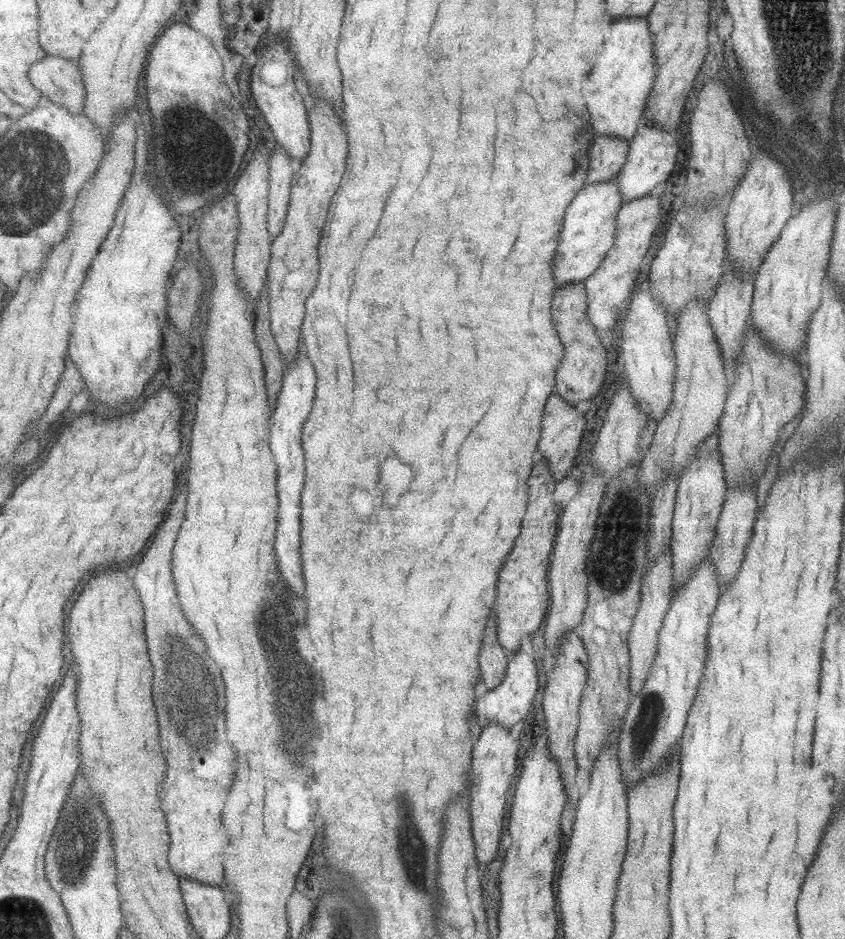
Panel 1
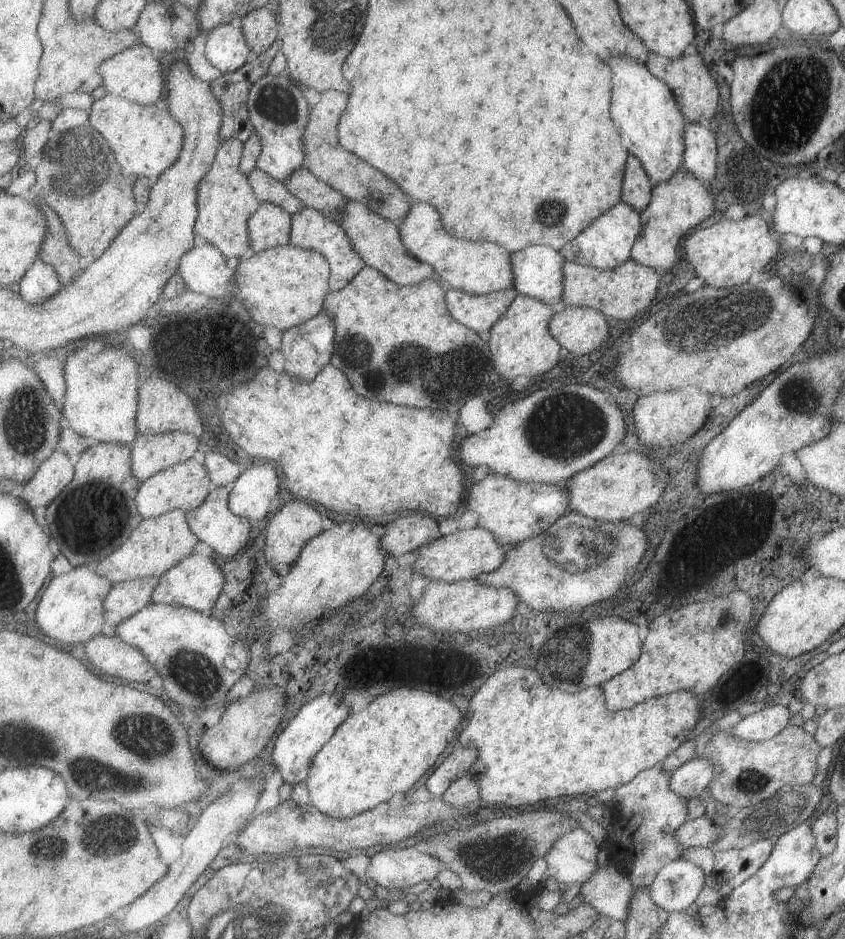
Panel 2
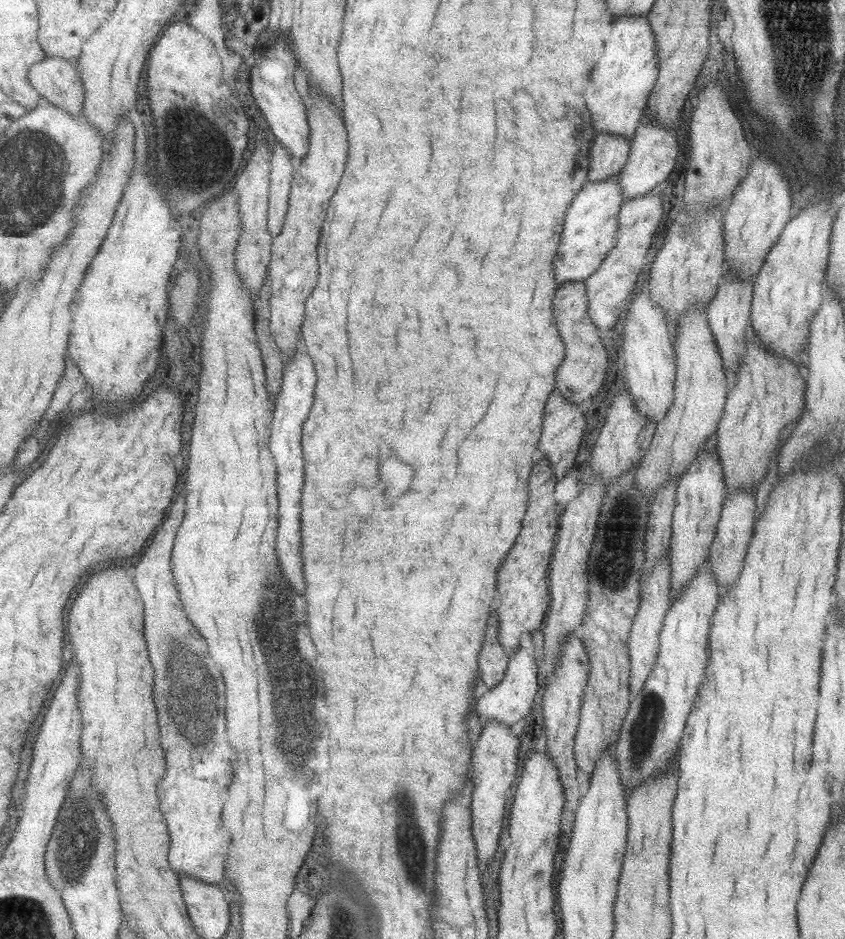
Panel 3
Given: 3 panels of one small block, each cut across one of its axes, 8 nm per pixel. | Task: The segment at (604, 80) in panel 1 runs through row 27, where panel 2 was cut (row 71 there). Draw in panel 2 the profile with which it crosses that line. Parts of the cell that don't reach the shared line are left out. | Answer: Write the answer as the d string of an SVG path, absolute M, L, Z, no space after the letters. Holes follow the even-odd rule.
M632 57L609 58L613 68L613 120L621 128L621 144L635 156L650 182L665 182L682 168L683 128L686 120L681 114L669 87L651 75L644 63Z

